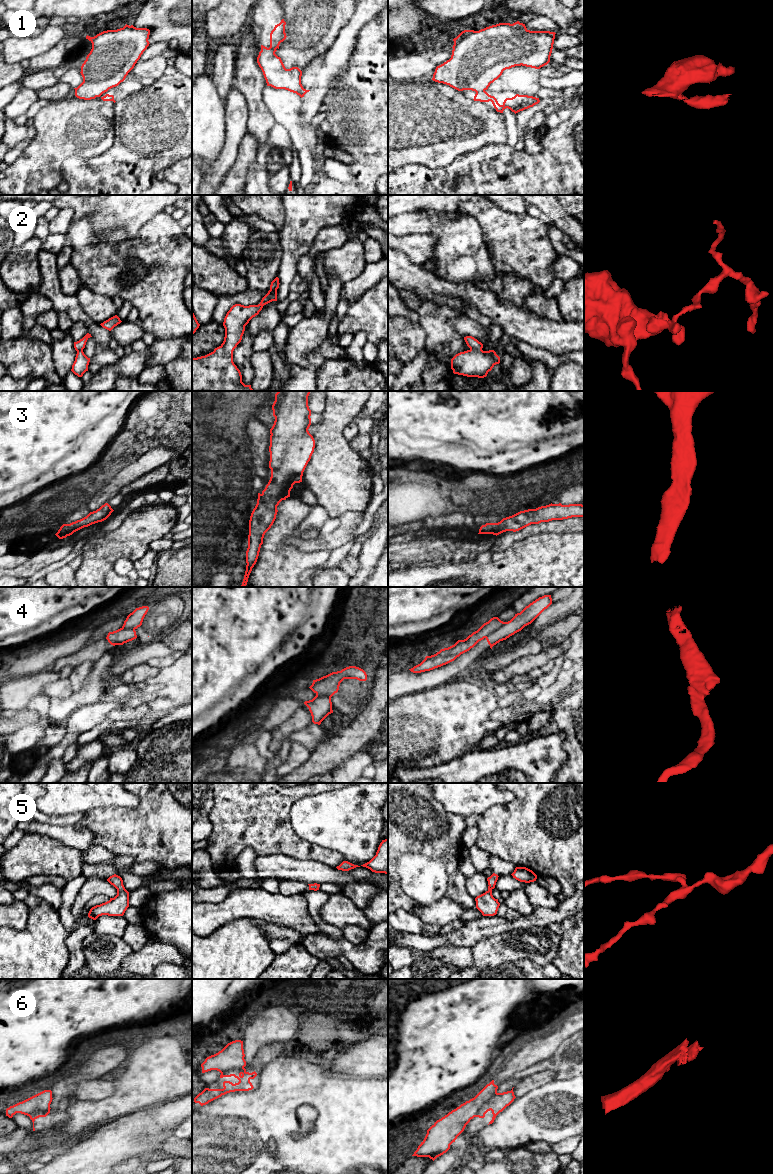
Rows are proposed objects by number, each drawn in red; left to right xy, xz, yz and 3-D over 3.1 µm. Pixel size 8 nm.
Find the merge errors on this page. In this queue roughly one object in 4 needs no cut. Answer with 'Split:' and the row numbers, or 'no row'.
Split: 1, 2, 4, 6

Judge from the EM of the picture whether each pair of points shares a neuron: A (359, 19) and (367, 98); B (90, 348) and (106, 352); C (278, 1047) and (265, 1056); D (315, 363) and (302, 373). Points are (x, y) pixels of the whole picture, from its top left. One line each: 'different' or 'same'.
A: different
B: different
C: same
D: same

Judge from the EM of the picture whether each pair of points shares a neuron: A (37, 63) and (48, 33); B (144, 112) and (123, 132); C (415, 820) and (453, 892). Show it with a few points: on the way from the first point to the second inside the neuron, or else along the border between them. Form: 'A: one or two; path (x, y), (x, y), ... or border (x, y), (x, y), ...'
A: two; border (46, 51), (31, 59)
B: one; path (139, 117), (128, 128)
C: one; path (433, 838), (450, 855), (453, 874)

